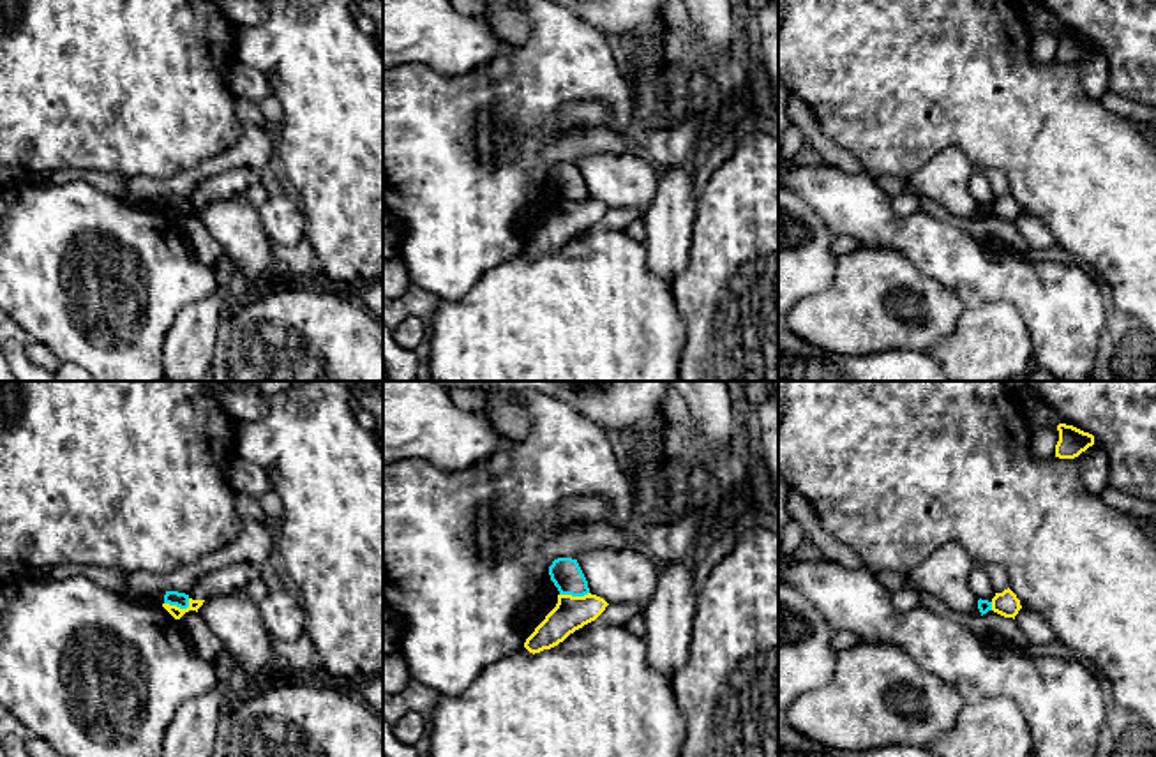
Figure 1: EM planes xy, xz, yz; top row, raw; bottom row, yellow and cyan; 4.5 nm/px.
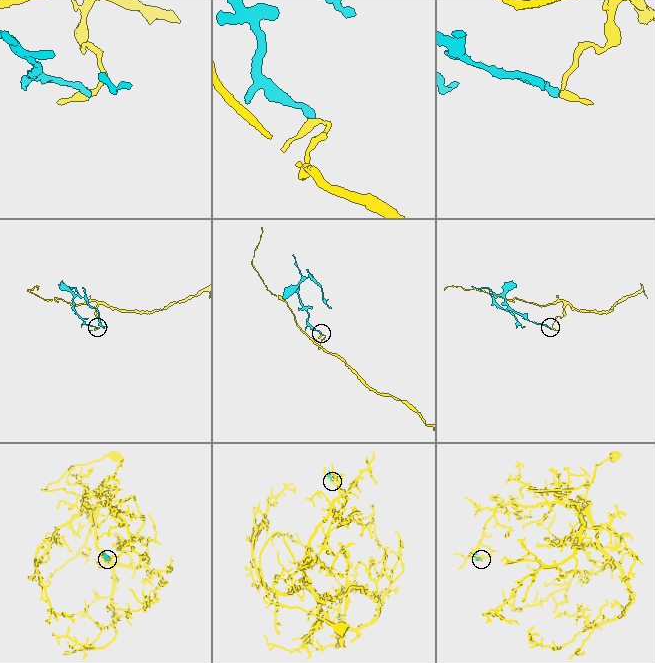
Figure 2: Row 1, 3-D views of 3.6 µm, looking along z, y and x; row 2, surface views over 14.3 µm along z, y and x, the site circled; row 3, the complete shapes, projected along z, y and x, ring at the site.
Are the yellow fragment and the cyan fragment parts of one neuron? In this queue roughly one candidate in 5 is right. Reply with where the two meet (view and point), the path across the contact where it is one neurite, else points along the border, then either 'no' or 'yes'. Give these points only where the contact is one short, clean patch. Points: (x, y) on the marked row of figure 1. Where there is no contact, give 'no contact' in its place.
contact xy (179, 607); border xy (189, 599), (186, 607), (165, 602); no

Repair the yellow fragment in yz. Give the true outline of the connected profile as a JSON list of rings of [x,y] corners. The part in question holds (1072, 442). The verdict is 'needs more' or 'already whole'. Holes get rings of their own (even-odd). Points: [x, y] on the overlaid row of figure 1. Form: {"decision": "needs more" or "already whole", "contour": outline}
{"decision": "already whole", "contour": [[[1059,423],[1059,441],[1055,445],[1055,457],[1075,459],[1094,445],[1094,436],[1073,425]]]}

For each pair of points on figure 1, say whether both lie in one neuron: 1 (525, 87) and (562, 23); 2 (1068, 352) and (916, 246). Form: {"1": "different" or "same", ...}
{"1": "same", "2": "same"}

